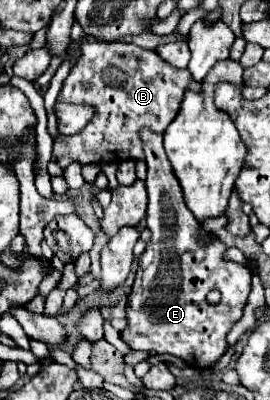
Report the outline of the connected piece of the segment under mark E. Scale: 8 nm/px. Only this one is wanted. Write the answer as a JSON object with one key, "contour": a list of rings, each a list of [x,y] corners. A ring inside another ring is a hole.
{"contour":[[[143,132],[143,144],[149,194],[145,224],[153,236],[139,256],[137,276],[125,308],[127,328],[121,330],[121,340],[131,350],[171,354],[191,368],[213,368],[229,348],[229,330],[243,316],[251,290],[251,272],[247,266],[223,258],[227,246],[221,238],[211,236],[205,240],[207,244],[197,240],[201,226],[185,206],[179,180],[163,152],[163,136]],[[211,290],[221,292],[217,304],[209,304],[205,298]]]}

